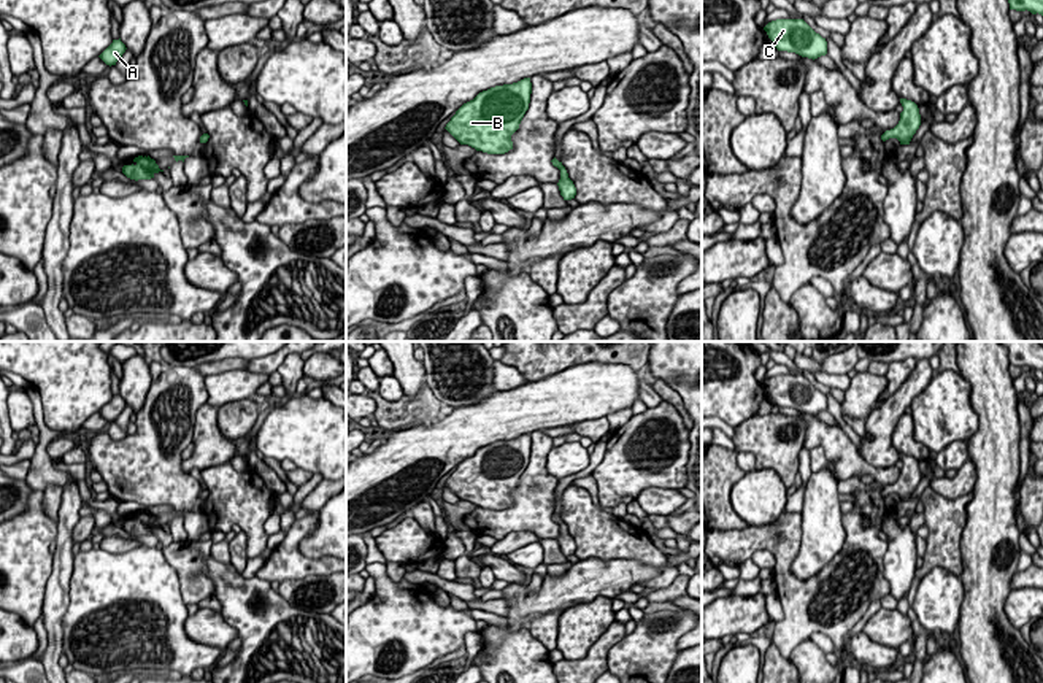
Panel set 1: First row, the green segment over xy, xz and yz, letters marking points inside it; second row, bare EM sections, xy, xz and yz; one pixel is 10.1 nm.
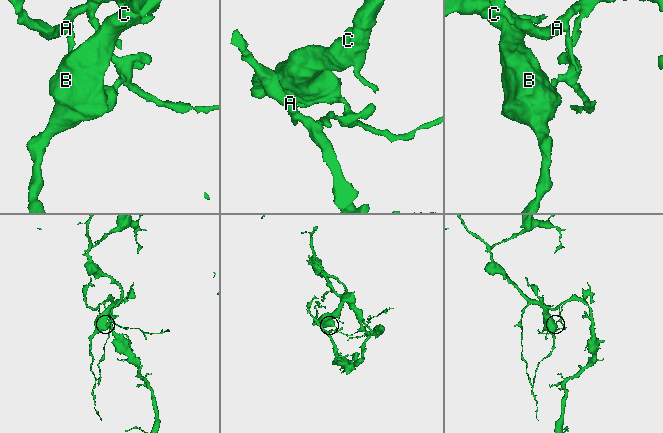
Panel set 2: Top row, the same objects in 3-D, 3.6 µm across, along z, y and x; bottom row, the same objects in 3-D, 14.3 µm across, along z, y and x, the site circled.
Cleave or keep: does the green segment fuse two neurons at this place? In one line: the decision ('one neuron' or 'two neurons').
two neurons

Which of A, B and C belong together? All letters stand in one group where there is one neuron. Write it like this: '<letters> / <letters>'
A / B C

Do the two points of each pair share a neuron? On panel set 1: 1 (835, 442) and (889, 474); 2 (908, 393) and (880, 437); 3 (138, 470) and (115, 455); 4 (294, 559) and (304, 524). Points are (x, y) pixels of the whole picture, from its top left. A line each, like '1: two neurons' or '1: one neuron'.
1: one neuron
2: one neuron
3: one neuron
4: one neuron

